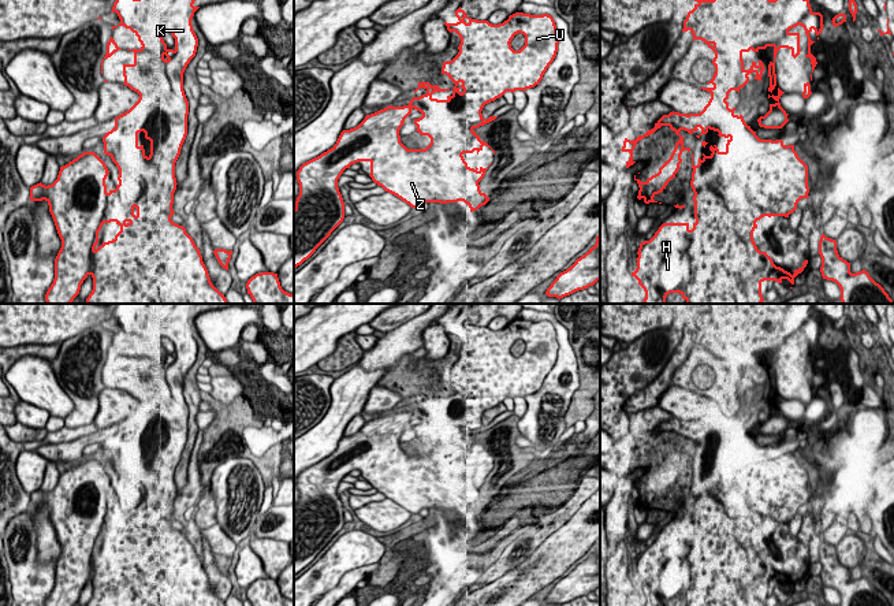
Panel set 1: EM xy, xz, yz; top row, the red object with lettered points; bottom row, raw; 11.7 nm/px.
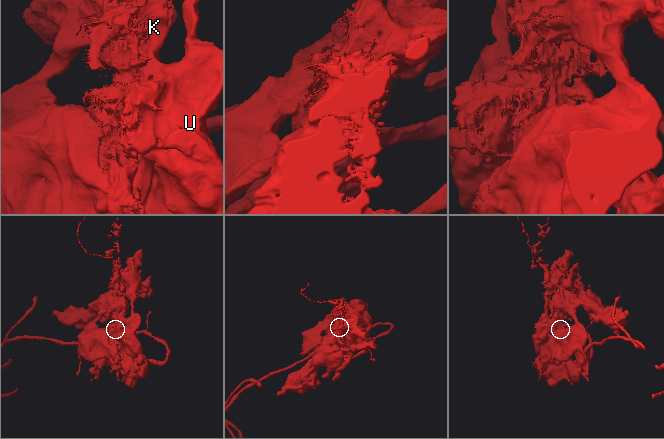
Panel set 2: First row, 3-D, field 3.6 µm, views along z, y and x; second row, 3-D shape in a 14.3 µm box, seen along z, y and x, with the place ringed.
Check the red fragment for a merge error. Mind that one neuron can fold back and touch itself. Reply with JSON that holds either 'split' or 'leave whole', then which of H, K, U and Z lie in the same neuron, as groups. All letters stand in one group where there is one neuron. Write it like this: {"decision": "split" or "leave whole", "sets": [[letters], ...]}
{"decision": "leave whole", "sets": [["H", "K", "U", "Z"]]}

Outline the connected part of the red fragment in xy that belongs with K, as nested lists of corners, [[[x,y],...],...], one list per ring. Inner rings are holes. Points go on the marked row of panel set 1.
[[[116,0],[113,3],[112,11],[116,12],[120,23],[118,26],[124,26],[130,29],[141,42],[139,49],[127,49],[134,52],[134,63],[133,64],[123,64],[123,77],[124,83],[131,90],[139,94],[138,101],[124,114],[115,118],[115,127],[105,133],[103,137],[104,142],[104,153],[108,155],[112,161],[116,164],[119,170],[118,181],[115,190],[107,190],[105,179],[109,174],[105,163],[94,153],[94,152],[83,152],[77,159],[70,161],[68,164],[60,167],[57,179],[52,185],[42,185],[41,182],[30,187],[30,201],[42,201],[45,200],[49,205],[49,212],[53,218],[57,234],[62,239],[62,248],[55,259],[55,279],[51,287],[45,294],[46,304],[71,304],[74,298],[79,294],[81,285],[83,280],[90,275],[93,278],[93,290],[86,298],[87,304],[228,304],[224,294],[221,294],[211,282],[208,269],[202,261],[202,256],[200,249],[195,246],[193,238],[186,233],[183,226],[179,226],[171,220],[171,216],[175,213],[172,209],[174,204],[174,193],[176,190],[176,178],[175,178],[175,163],[180,155],[182,145],[187,135],[187,115],[189,115],[189,101],[186,98],[183,90],[183,73],[190,63],[190,60],[195,56],[198,38],[193,30],[191,19],[194,12],[200,7],[194,7],[195,0]],[[168,31],[175,38],[175,48],[168,49],[167,44],[164,42],[161,34]],[[144,131],[145,138],[150,141],[150,155],[145,155],[144,145],[138,145],[138,134]],[[115,222],[120,226],[120,231],[115,235],[112,241],[103,242],[98,248],[98,231],[101,230],[104,223]]]

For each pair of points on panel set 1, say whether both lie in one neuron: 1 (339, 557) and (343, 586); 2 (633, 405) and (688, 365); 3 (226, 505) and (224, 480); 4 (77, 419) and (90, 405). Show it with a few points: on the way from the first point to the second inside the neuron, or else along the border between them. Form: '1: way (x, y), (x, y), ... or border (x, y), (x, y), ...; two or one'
1: border (372, 564), (347, 571), (327, 591); two
2: border (691, 349), (686, 359), (675, 370), (671, 383); two
3: way (226, 499), (226, 486); one
4: way (79, 416), (88, 408); one

